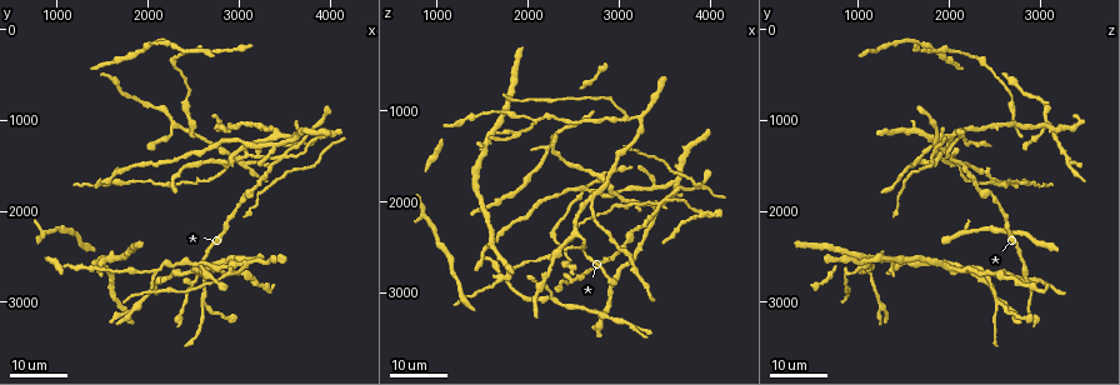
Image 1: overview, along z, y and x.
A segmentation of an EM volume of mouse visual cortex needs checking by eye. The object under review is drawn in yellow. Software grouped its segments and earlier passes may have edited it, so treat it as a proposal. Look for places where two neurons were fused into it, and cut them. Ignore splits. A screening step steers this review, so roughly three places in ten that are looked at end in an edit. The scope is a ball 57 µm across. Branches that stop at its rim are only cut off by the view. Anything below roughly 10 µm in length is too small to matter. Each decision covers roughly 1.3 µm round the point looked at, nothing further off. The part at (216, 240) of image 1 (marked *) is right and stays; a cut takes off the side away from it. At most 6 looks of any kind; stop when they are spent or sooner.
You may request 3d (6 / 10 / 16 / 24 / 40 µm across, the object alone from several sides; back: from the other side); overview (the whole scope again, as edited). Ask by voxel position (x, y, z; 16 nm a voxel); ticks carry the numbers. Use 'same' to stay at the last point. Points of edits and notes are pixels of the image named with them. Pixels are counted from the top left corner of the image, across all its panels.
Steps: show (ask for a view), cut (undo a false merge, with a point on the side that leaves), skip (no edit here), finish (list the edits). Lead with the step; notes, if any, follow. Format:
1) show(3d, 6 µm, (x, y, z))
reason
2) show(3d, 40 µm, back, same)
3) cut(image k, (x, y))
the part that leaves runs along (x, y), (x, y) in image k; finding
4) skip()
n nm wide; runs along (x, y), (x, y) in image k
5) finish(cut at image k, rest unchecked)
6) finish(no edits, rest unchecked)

show(3d, 16 µm, (3100, 2600, 1100))
four arms meet

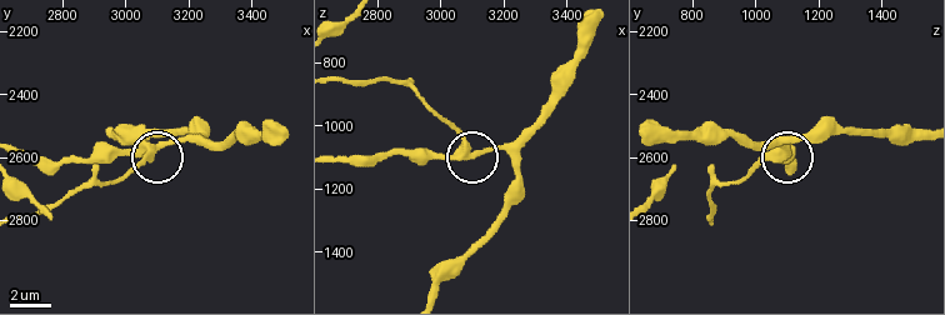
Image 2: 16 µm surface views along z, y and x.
show(3d, 10 µm, (3070, 2590, 1070))

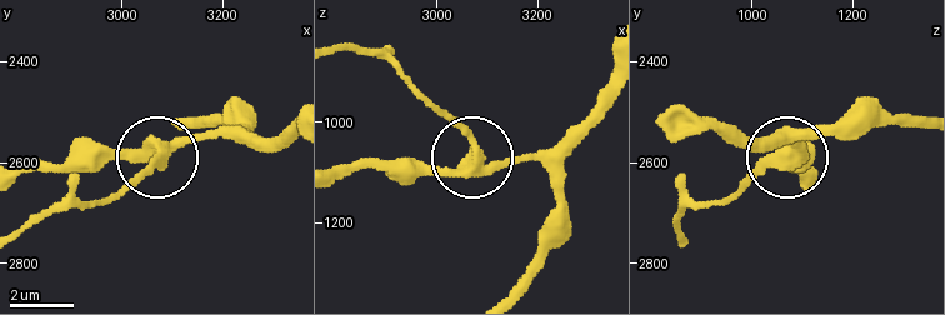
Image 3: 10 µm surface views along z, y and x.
cut(image 3, (146, 174))
the part that leaves runs along (468, 165), (460, 136), (388, 64), (339, 48) in image 3; a second neuron is stuck on

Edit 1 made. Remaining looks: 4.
show(3d, 16 µm, (2050, 2650, 1100))

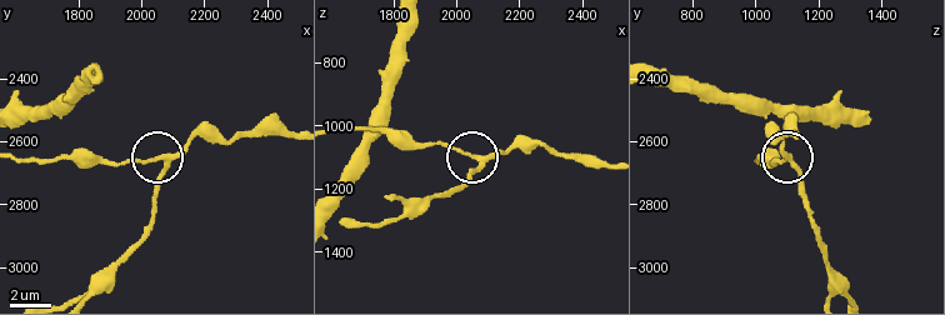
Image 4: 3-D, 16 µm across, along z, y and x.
show(3d, 6 µm, (2080, 2680, 1130))

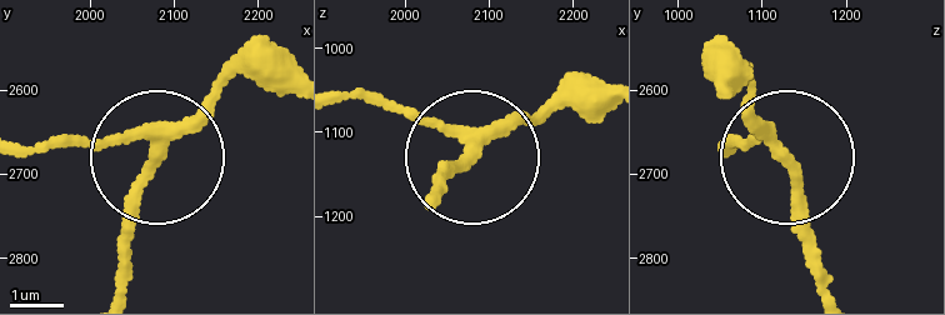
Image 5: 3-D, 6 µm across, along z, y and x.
skip()
3 arms; runs along (598, 98), (504, 130), (436, 193) in image 5; one neuron here

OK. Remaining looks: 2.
show(3d, 24 µm, (2700, 2650, 2000))
three-way junction

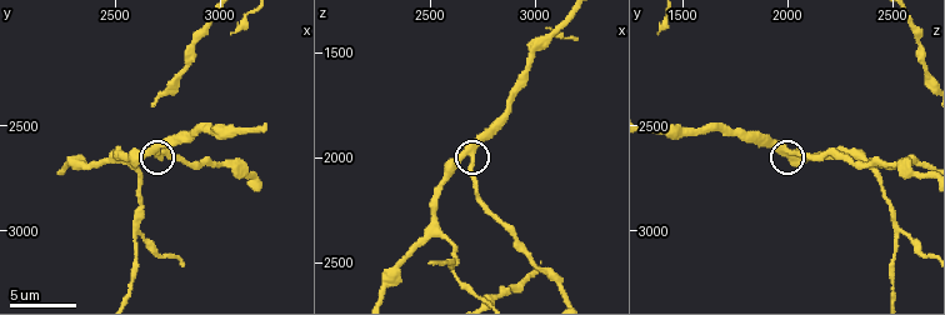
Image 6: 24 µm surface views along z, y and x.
show(3d, 10 µm, (2710, 2610, 2010))

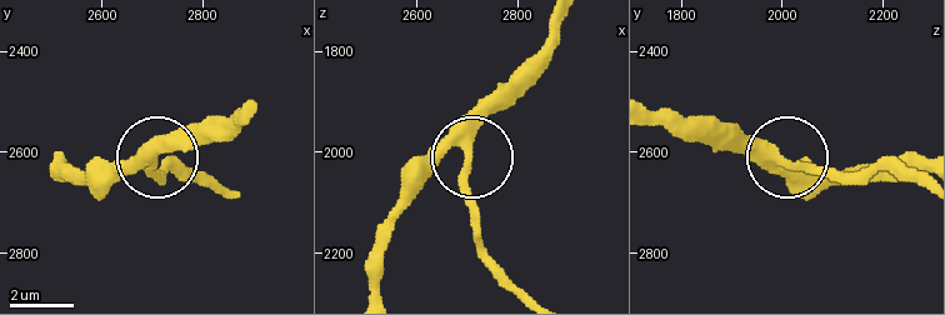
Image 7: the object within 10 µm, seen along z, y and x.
skip()
side arm 24 µm; all the same neuron

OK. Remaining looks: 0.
finish(cut at image 3, rest unchecked)

